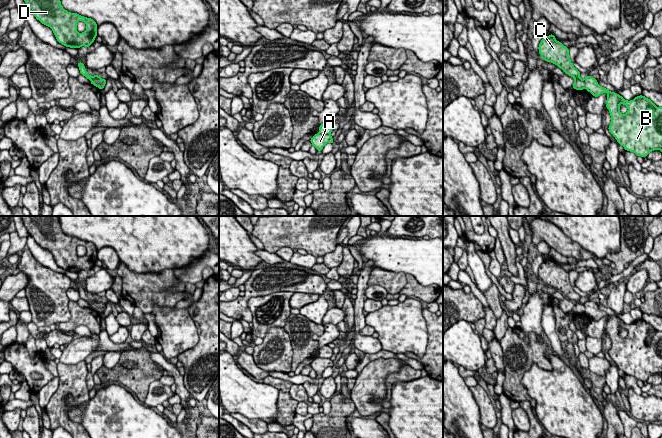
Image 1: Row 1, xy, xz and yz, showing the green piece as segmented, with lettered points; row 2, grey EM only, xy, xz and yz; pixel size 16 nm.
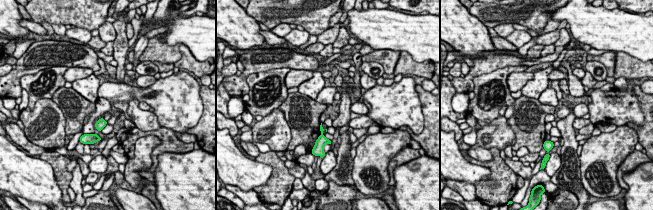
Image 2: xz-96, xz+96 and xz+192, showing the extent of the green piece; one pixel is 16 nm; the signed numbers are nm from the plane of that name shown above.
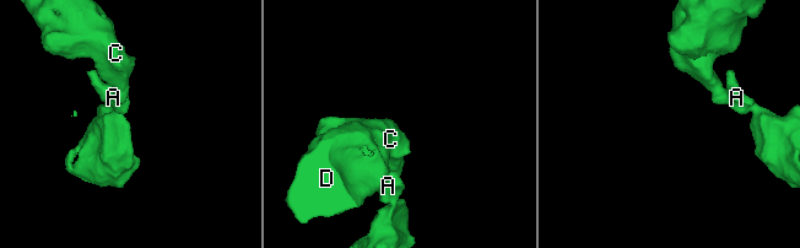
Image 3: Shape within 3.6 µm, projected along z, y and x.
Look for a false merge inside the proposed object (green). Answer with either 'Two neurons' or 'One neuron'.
Two neurons

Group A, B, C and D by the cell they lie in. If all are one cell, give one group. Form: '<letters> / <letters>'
A B / C D

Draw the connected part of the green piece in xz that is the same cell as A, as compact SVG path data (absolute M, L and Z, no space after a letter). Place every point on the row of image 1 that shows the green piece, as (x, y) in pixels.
M314 134L310 139L312 145L316 148L317 151L322 151L323 147L327 143L334 143L333 137L330 134Z

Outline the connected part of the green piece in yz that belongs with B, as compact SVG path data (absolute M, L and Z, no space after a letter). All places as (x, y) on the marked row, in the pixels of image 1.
M585 76L585 89L594 97L607 93L606 107L611 116L609 132L624 150L647 157L650 152L662 152L662 107L657 107L643 95L625 100L598 84L597 79Z

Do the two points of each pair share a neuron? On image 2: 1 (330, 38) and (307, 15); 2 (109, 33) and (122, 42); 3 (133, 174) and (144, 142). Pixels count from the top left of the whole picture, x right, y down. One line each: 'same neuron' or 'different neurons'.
1: different neurons
2: different neurons
3: same neuron

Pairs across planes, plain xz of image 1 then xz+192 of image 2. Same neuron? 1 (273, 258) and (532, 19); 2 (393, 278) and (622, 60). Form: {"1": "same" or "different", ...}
{"1": "different", "2": "different"}

